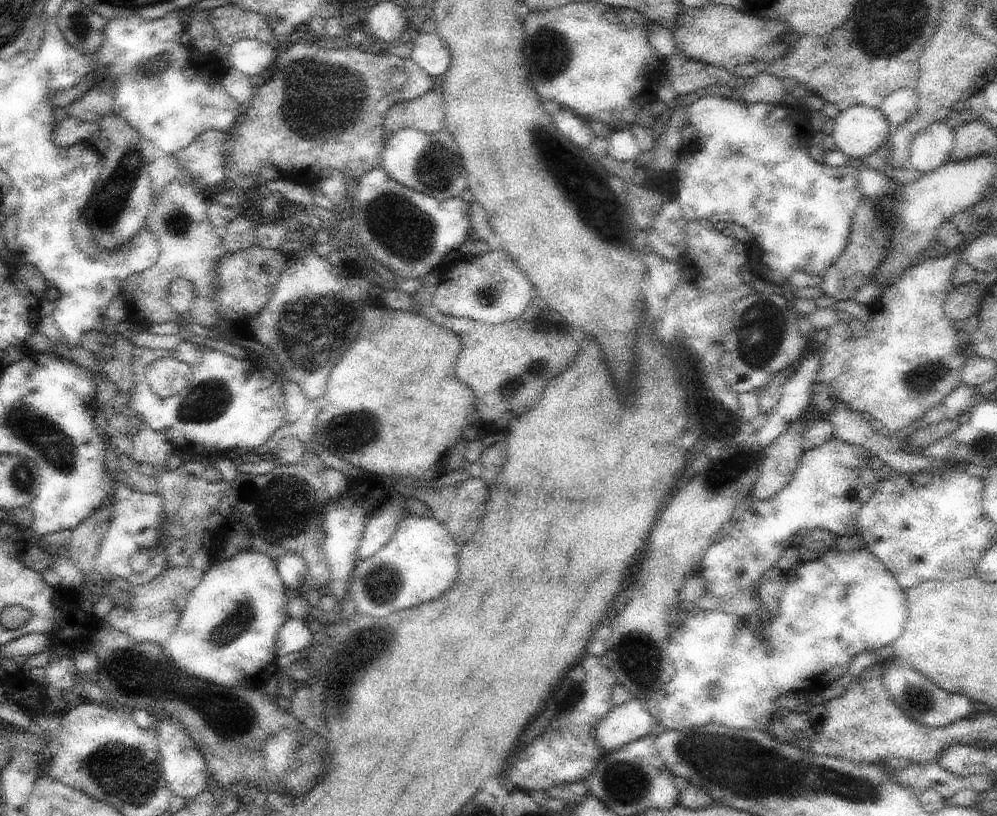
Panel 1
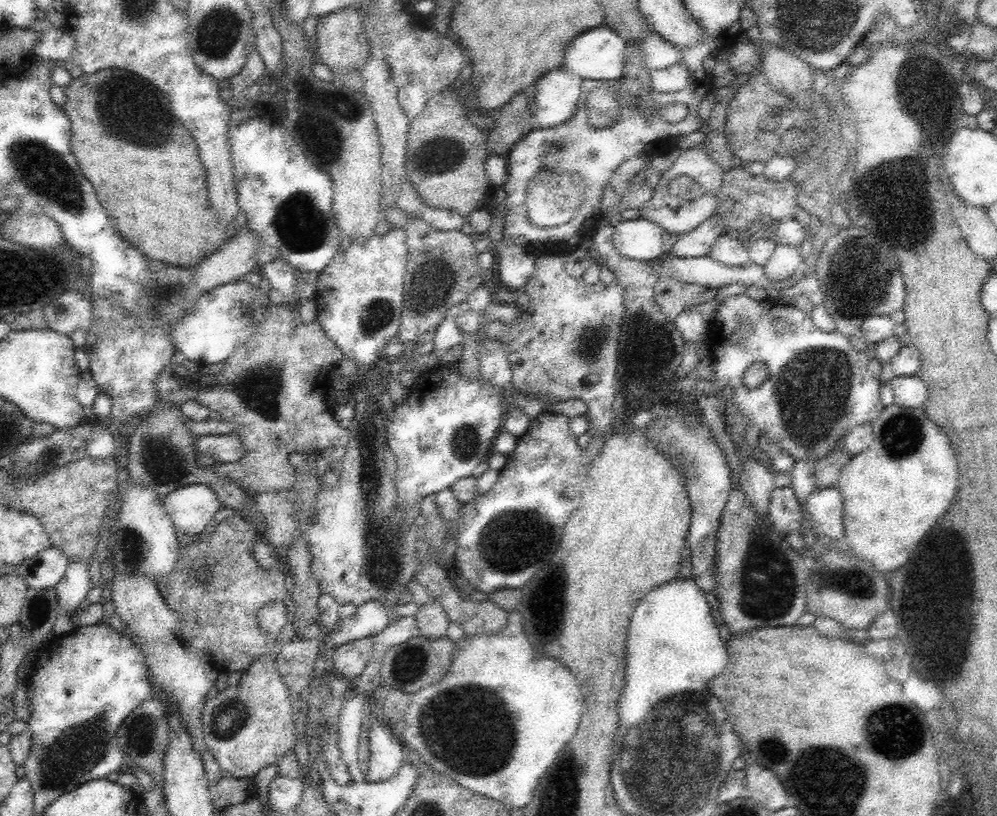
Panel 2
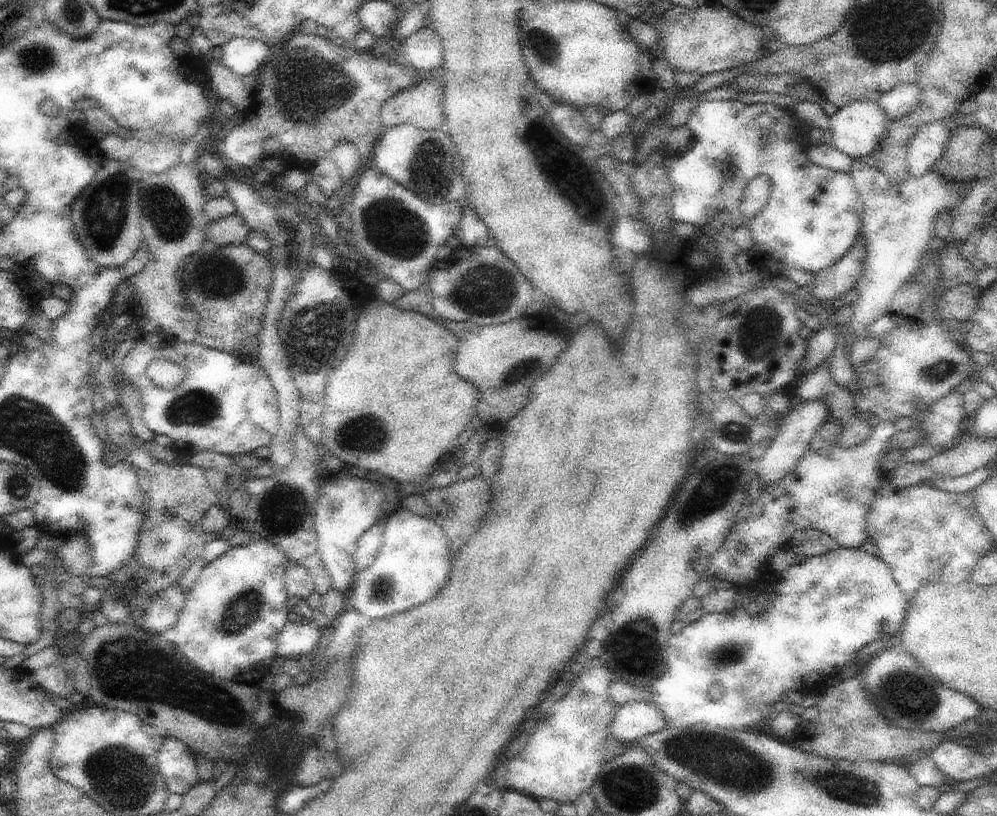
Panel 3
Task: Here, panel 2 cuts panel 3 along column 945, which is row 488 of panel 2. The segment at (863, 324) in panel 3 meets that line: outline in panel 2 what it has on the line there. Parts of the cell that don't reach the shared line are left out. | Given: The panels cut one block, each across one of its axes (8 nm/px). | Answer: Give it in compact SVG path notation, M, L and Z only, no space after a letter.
M202 484L176 488L164 500L174 527L190 536L202 532L215 514L224 508L214 490Z

